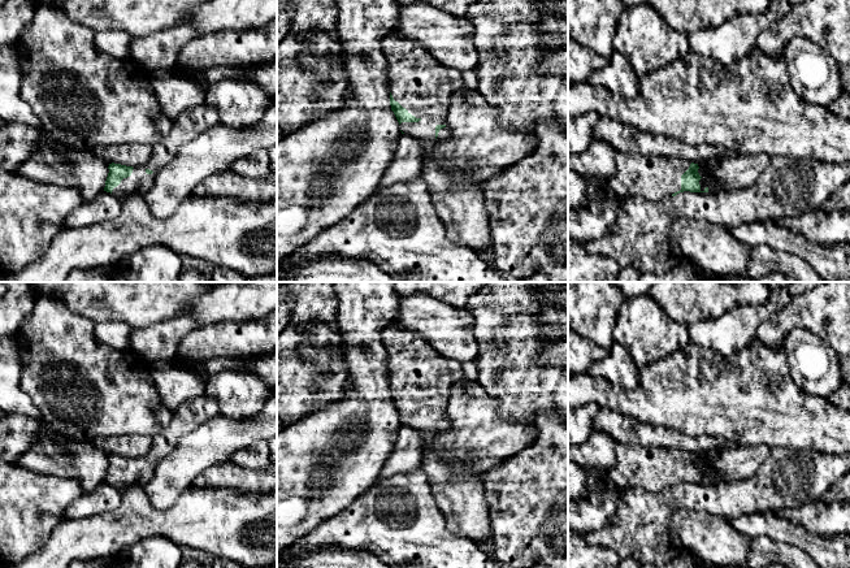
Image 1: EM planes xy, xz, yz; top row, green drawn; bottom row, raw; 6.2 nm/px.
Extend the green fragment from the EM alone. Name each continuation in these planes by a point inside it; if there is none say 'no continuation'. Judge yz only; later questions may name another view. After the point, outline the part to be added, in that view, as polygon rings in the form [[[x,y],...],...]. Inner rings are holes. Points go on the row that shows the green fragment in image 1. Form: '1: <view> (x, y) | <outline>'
1: yz (654, 177) | [[[617,152],[617,172],[607,182],[620,200],[642,195],[647,200],[660,201],[681,190],[681,175],[690,164],[685,159]]]

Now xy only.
1: xy (139, 181) | [[[152,161],[146,165],[135,166],[130,177],[123,178],[121,183],[113,188],[112,194],[120,200],[130,195],[143,196],[144,192],[152,186],[155,177],[155,166]]]

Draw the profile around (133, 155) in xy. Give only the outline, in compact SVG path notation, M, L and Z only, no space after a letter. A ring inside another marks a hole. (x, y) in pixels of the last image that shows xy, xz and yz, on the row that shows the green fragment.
M123 143L116 146L100 146L91 151L108 164L121 164L126 166L146 165L152 160L153 146L144 143Z

